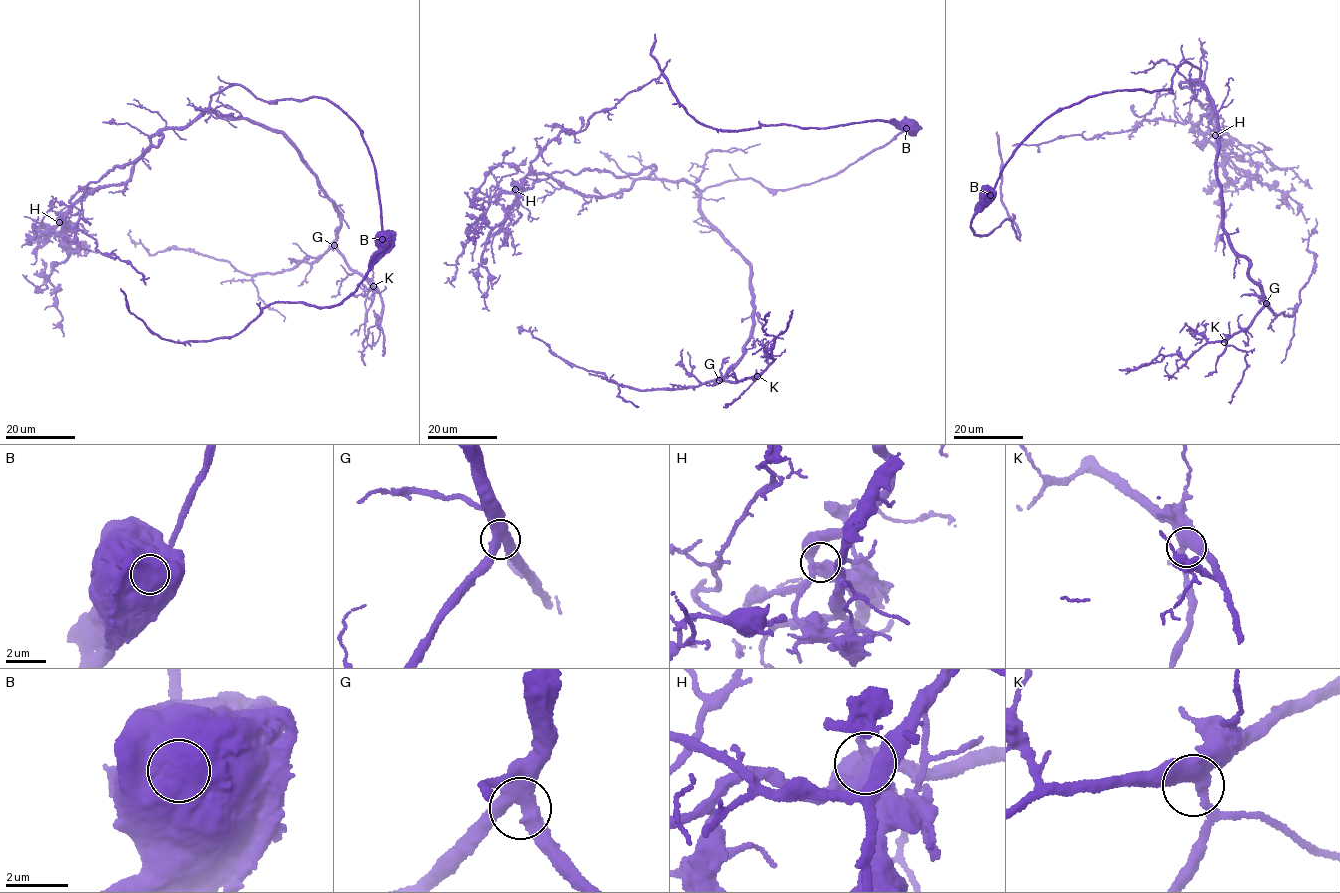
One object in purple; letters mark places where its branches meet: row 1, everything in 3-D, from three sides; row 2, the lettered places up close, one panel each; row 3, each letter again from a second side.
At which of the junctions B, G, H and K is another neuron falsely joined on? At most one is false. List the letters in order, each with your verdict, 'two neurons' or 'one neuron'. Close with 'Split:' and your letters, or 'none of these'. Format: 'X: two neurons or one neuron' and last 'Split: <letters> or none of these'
B: two neurons
G: one neuron
H: one neuron
K: one neuron
Split: B

